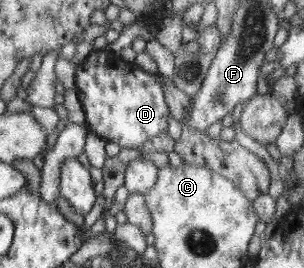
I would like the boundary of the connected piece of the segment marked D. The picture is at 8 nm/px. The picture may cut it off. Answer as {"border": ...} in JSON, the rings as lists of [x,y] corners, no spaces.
{"border":[[[114,47],[93,50],[83,61],[76,64],[75,90],[79,101],[82,103],[87,125],[91,133],[104,138],[106,141],[115,142],[121,148],[138,148],[144,146],[145,141],[151,137],[161,137],[161,133],[168,133],[169,109],[165,103],[165,89],[163,79],[157,72],[147,73],[135,63],[126,62],[120,58],[119,51]]]}

